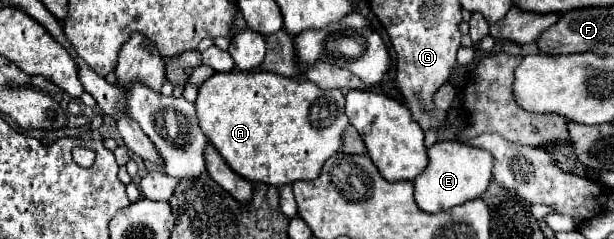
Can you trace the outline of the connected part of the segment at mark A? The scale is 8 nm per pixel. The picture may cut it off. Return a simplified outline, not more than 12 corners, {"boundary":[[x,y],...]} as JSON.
{"boundary":[[213,74],[201,128],[245,180],[315,180],[349,126],[343,90]]}

